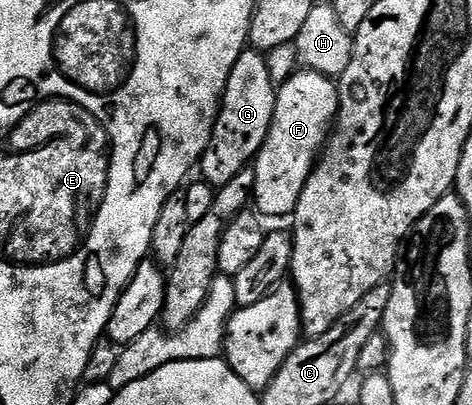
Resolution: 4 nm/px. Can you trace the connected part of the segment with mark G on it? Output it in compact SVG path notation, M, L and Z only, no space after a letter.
M246 49L239 61L235 61L231 77L227 77L225 94L221 96L221 106L213 126L213 136L199 164L200 178L204 182L215 189L227 185L227 181L239 177L239 173L256 160L267 141L276 100L277 87L271 81L271 73L267 73L264 54L256 49Z

